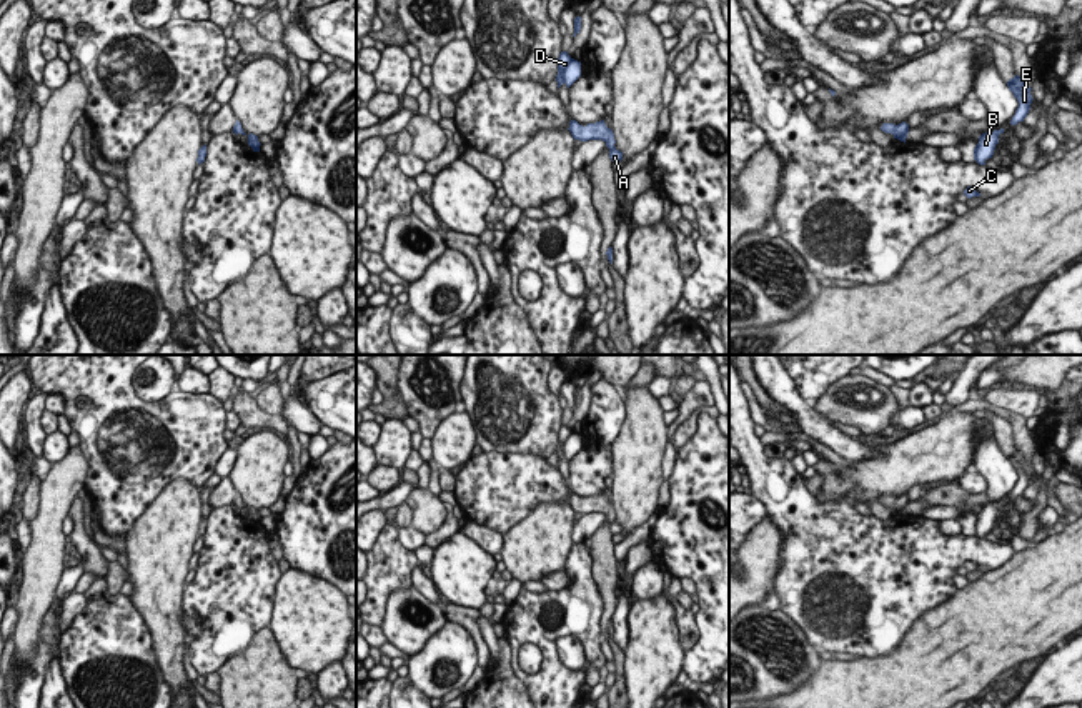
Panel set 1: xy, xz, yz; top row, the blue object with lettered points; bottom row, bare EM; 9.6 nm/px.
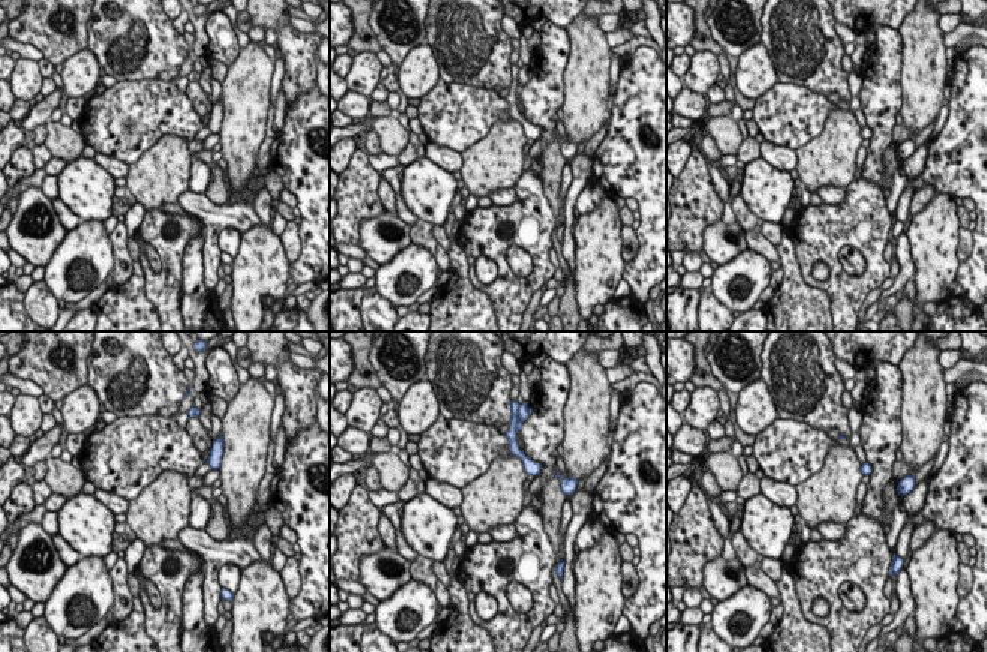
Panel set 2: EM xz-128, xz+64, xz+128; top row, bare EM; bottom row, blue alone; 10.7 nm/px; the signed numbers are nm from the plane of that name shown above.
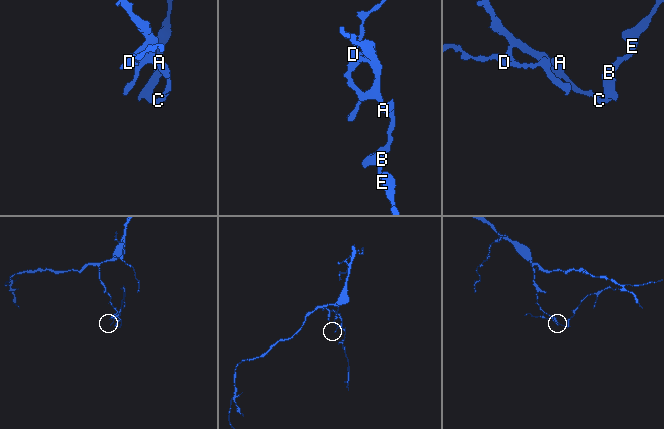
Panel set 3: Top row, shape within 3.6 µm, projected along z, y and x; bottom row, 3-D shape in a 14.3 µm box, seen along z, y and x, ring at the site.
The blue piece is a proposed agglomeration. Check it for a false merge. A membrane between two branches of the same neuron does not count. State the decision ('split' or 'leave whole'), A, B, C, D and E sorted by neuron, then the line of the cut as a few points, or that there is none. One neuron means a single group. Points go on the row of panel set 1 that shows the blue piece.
leave whole; groups A B C D E; cut none

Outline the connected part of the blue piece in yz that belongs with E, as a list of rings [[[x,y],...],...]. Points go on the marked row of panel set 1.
[[[1015,75],[1014,78],[1010,78],[1007,82],[1007,87],[1009,87],[1009,90],[1014,93],[1014,97],[1019,102],[1015,115],[1010,120],[1010,125],[1017,125],[1019,122],[1024,122],[1024,118],[1027,117],[1027,113],[1030,110],[1030,103],[1034,100],[1032,95],[1030,95],[1032,88],[1019,75]]]

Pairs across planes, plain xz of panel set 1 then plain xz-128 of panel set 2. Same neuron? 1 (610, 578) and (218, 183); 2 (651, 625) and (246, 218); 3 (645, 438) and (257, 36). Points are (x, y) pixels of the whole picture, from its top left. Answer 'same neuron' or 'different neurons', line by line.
1: same neuron
2: different neurons
3: different neurons

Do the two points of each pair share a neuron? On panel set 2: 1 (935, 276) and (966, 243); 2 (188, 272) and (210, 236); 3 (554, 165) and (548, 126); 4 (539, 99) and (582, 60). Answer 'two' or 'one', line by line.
1: two
2: two
3: two
4: two

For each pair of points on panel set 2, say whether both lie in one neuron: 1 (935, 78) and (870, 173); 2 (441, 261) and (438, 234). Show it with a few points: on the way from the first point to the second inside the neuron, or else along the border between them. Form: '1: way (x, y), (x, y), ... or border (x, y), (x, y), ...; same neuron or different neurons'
1: border (900, 77), (899, 113); different neurons
2: border (431, 225), (431, 234), (446, 252); different neurons

